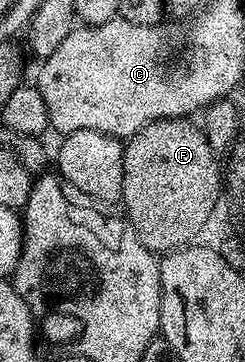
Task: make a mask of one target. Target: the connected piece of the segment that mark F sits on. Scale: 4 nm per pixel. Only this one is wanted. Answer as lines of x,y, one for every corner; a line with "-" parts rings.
156,118
155,121
148,122
148,124
146,124
146,126
142,128
142,130
132,134
132,136
130,136
129,139
124,143
125,155
123,156
123,192
121,193
121,202
123,203
123,213
125,217
128,218
129,223
132,224
133,227
135,228
135,232
139,236
139,240
142,242
142,244
144,244
144,246
146,246
148,250
151,250
154,252
168,252
170,250
179,250
183,246
190,245
190,243
192,243
194,239
196,239
193,237
195,237
196,234
199,233
200,230
203,229
204,226
208,224
209,217
212,216
213,209
215,209
217,206
217,197
219,196
222,197
222,194
223,194
223,174
222,174
222,171
219,169
219,162
217,166
218,155
211,148
211,144
209,143
208,138
206,138
205,136
204,129
197,127
197,130
196,130
196,128
193,127
191,123
192,121
190,121
189,118

